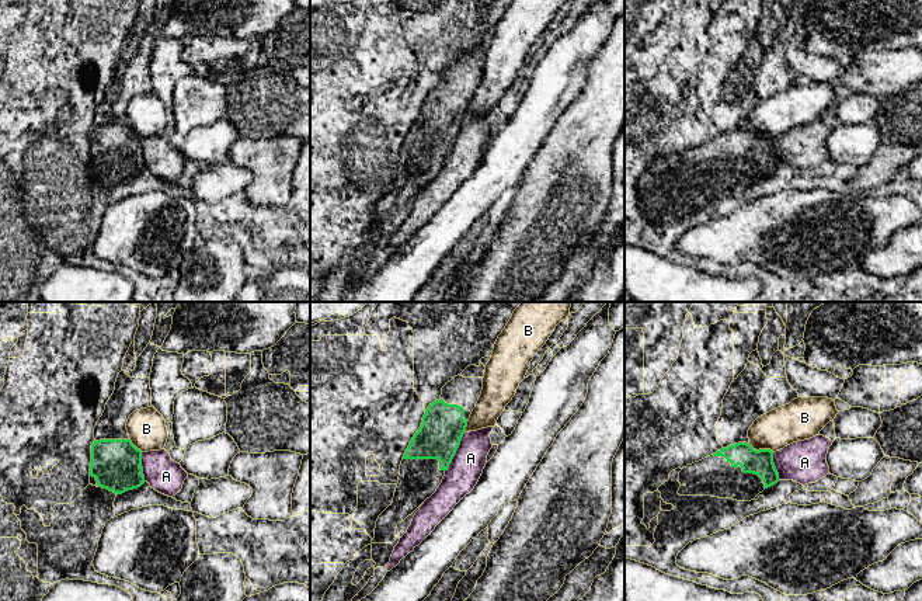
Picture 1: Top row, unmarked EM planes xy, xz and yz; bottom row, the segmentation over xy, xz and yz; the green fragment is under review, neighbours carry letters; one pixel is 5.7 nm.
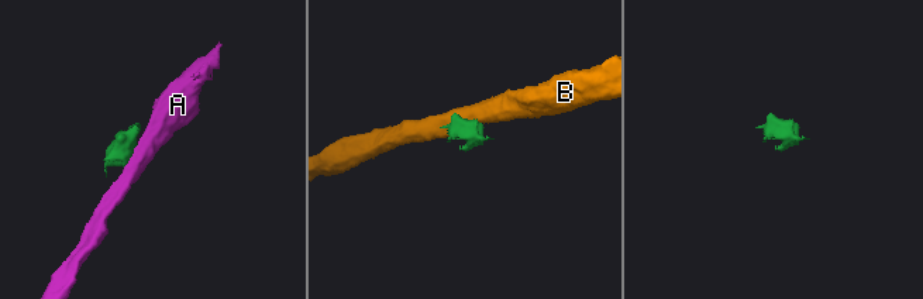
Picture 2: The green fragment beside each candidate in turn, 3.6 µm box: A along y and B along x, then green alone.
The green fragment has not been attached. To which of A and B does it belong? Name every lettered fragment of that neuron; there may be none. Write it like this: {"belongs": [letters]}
{"belongs": []}

